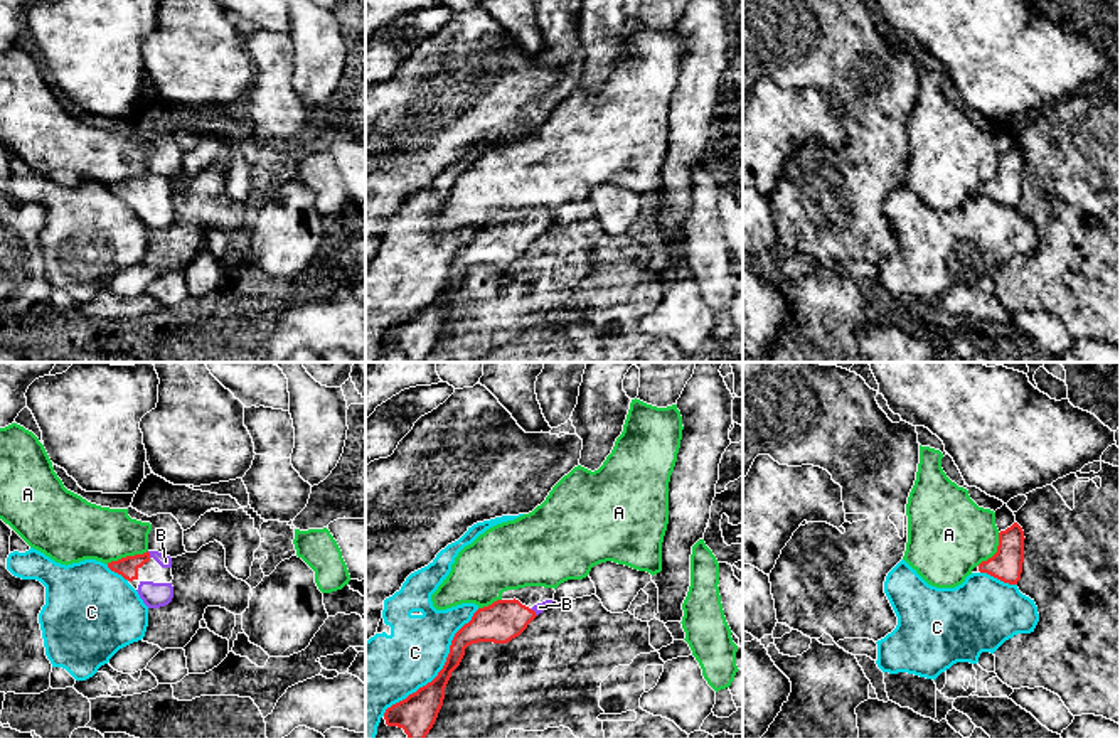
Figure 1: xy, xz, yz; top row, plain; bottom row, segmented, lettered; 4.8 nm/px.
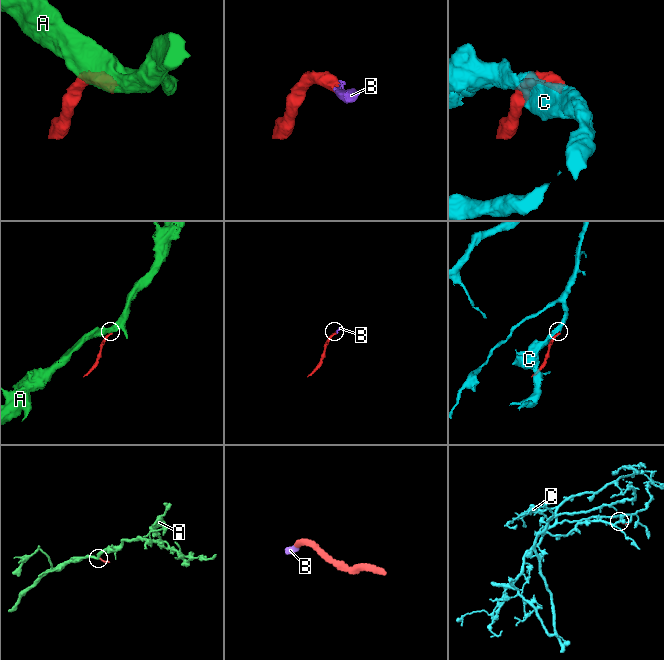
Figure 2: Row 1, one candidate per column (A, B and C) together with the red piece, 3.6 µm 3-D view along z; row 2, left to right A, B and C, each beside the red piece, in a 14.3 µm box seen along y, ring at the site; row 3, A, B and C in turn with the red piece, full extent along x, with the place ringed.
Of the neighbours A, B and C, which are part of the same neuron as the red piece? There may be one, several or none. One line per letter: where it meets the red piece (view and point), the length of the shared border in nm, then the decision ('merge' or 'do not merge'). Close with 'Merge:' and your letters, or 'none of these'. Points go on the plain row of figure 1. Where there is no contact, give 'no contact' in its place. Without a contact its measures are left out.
A: xy (127, 179) | 220 nm | do not merge
B: xy (149, 177) | 40 nm | merge
C: xz (442, 292) | 700 nm | do not merge
Merge: B

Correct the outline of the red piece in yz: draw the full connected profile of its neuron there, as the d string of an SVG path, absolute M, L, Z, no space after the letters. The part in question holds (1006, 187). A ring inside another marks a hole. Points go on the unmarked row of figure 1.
M1014 145L999 155L997 175L979 187L980 195L987 195L1004 206L1017 207L1024 185L1024 153Z

